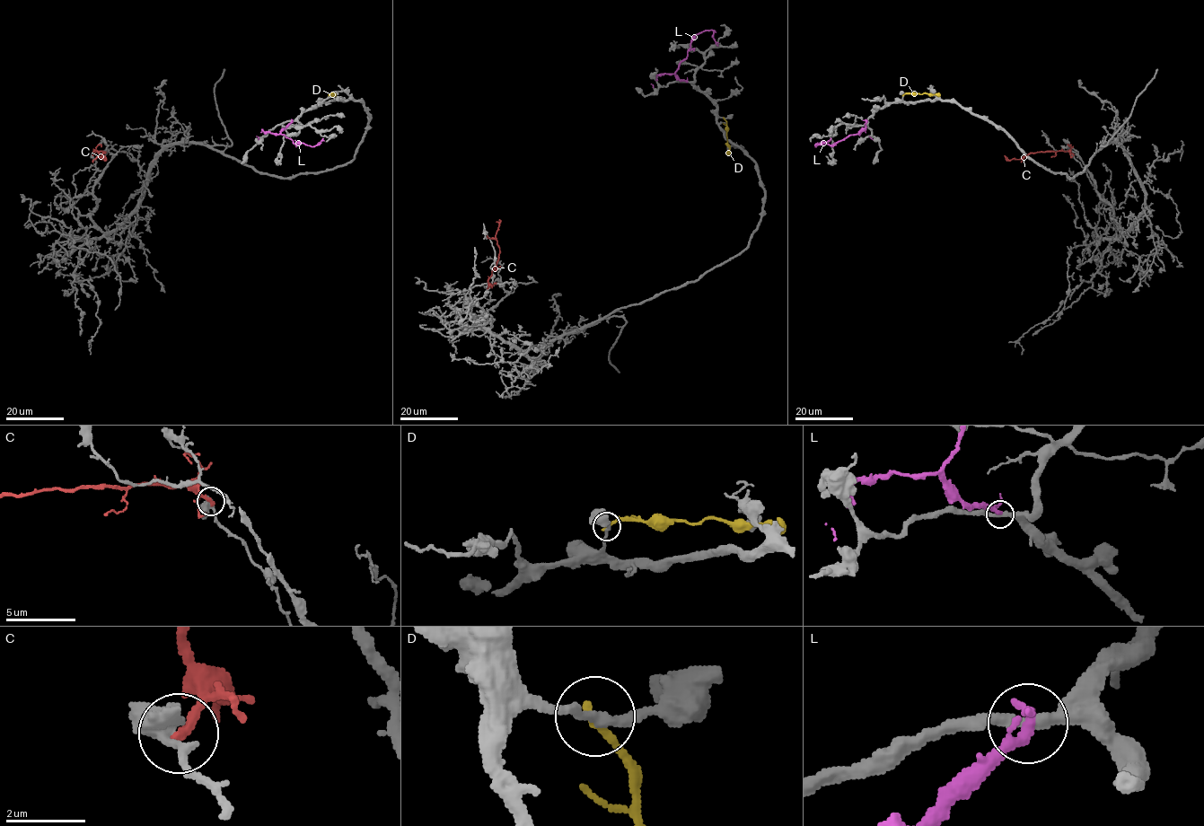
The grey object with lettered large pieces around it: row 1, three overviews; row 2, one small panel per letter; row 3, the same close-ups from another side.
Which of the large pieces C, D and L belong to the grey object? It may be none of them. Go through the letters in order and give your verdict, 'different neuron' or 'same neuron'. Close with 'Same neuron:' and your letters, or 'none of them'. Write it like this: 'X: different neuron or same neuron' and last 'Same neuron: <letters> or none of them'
C: different neuron
D: different neuron
L: different neuron
Same neuron: none of them

